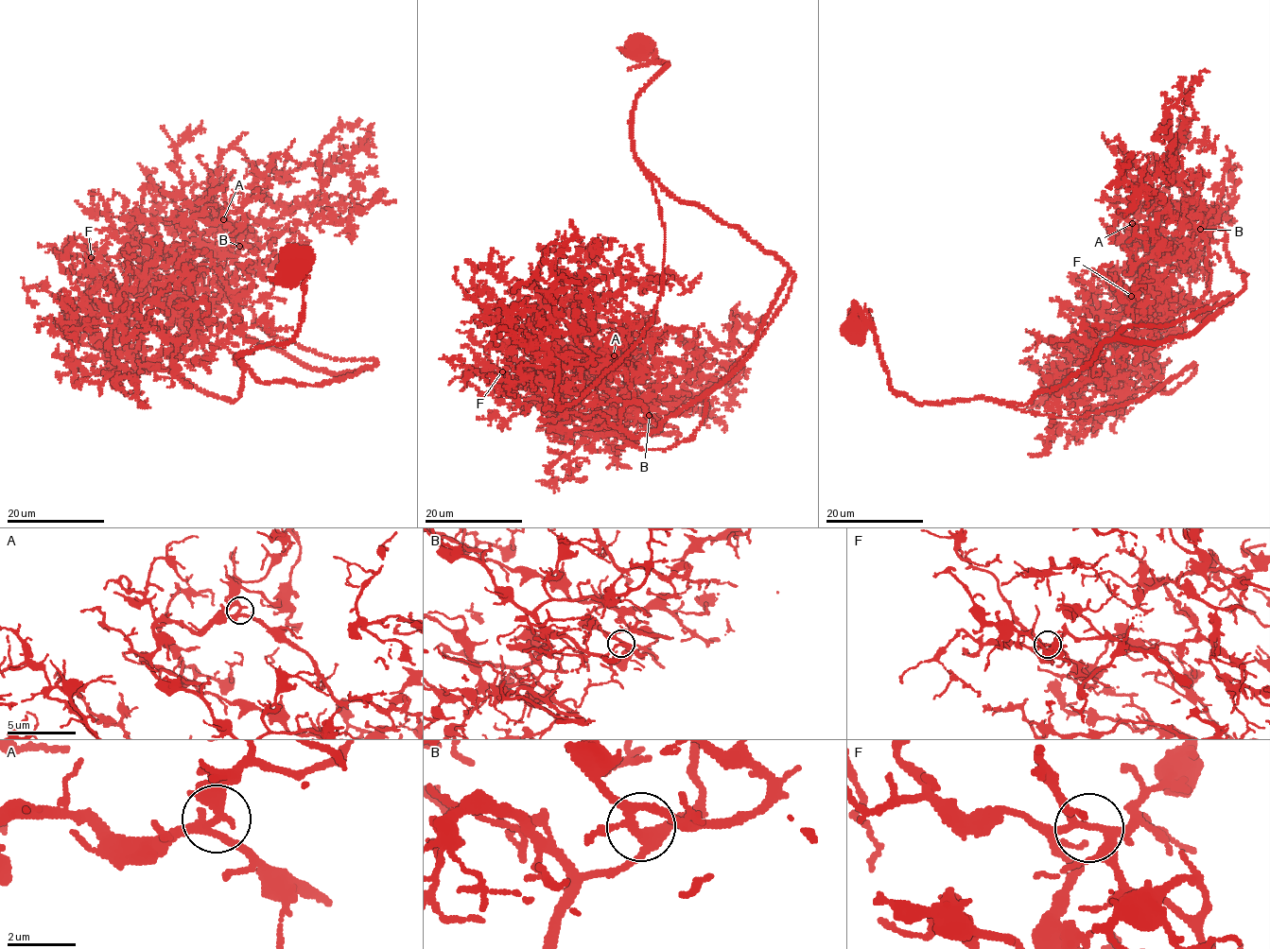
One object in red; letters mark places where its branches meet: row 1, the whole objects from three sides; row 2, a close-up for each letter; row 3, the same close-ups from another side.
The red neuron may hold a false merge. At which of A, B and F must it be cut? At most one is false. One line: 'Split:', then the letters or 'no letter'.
Split: no letter

